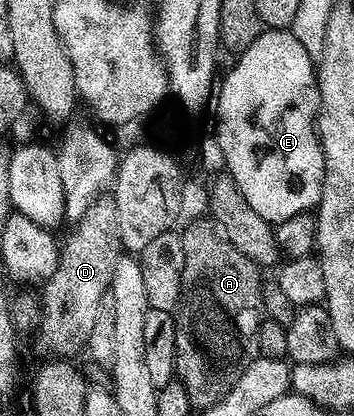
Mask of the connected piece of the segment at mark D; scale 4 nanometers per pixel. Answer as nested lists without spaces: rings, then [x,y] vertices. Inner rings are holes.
[[[107,196],[97,197],[86,215],[75,222],[76,231],[68,242],[63,242],[60,262],[54,275],[50,275],[50,279],[42,285],[44,293],[38,310],[40,341],[56,359],[75,358],[75,353],[87,346],[90,331],[94,331],[94,319],[98,319],[100,306],[105,304],[106,294],[111,287],[114,267],[122,256],[116,202]]]

